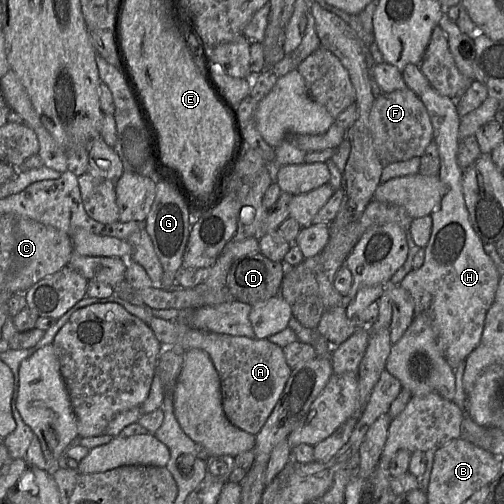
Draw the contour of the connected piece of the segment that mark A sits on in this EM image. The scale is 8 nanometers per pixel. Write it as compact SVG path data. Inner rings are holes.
M153 317L148 325L164 347L175 352L200 349L208 354L220 378L225 416L237 428L256 436L276 406L292 372L283 349L268 339L202 331L187 322Z

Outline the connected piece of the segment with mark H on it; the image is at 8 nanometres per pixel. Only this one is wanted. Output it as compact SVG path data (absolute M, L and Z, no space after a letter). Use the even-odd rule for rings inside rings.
M428 87L419 98L424 104L432 123L433 138L437 144L440 157L439 178L446 186L446 193L442 197L439 207L430 215L432 232L424 249L425 259L423 265L418 270L411 271L399 285L412 296L415 303L415 315L428 313L431 316L432 324L437 334L438 345L449 365L456 369L481 342L485 317L493 303L500 275L492 260L485 254L483 242L476 235L471 225L465 205L462 191L463 170L457 162L461 117L458 114L456 102L440 95L432 87Z

